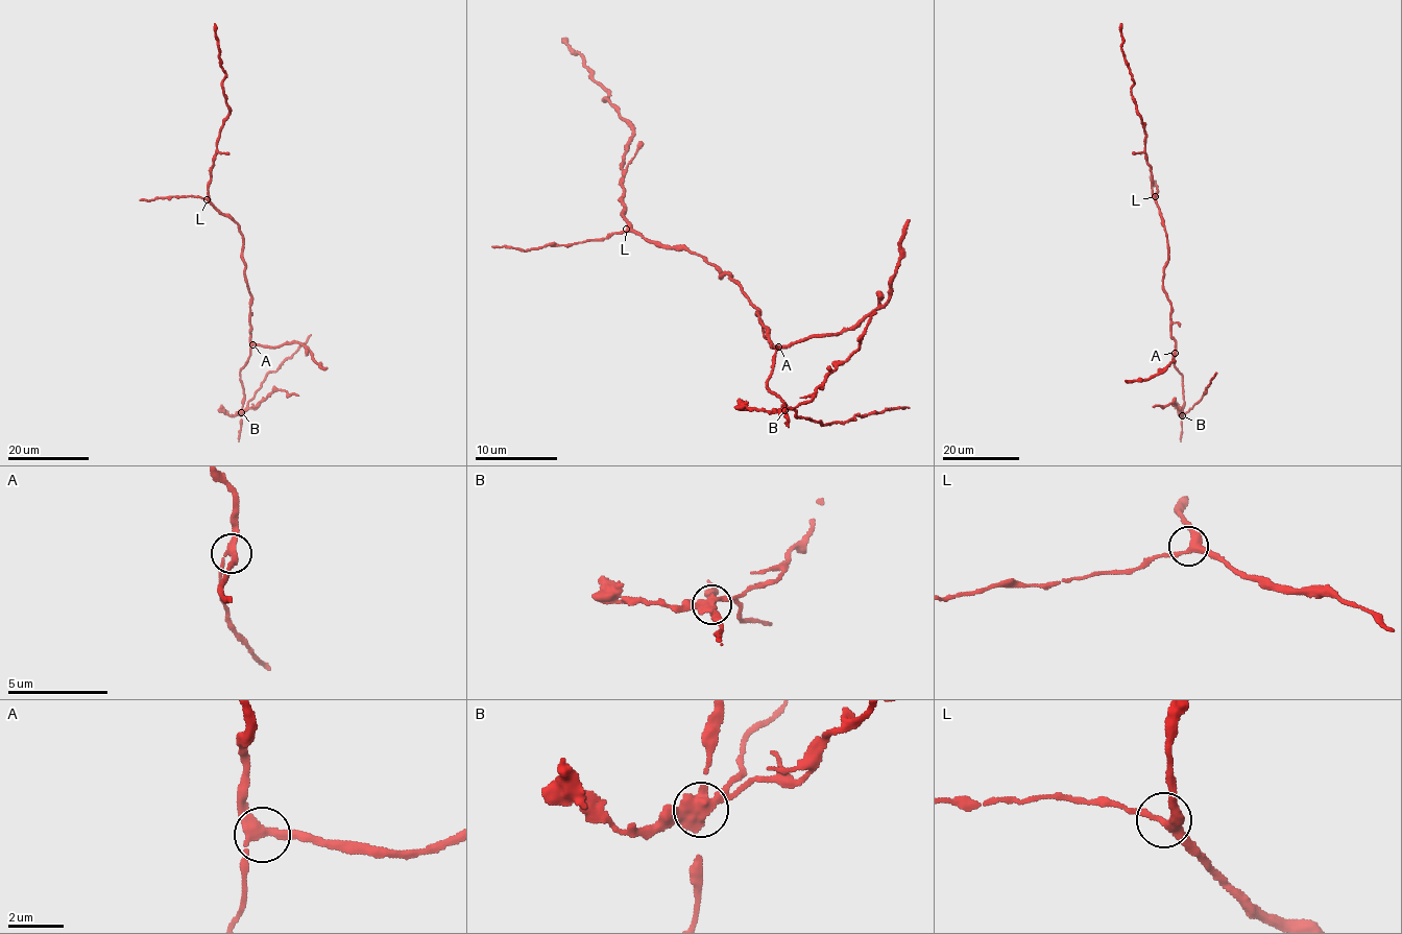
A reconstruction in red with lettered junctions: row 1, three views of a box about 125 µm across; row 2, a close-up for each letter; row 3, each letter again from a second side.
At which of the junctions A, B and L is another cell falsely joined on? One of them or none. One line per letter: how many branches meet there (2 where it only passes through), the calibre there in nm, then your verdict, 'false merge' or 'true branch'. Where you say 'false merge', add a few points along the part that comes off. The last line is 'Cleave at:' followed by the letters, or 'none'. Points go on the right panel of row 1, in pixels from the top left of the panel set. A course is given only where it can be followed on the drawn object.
A: 3 branches meet; 280 nm thick; true branch
B: 3 branches meet; 420 nm thick; false merge; foreign part runs (1182, 415), (1206, 393), (1216, 373)
L: 3 branches meet; 320 nm thick; true branch
Cleave at: B

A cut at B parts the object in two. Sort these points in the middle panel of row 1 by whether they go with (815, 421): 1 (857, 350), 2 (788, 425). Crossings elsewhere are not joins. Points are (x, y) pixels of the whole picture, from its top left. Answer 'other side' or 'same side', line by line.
1: same side
2: other side

